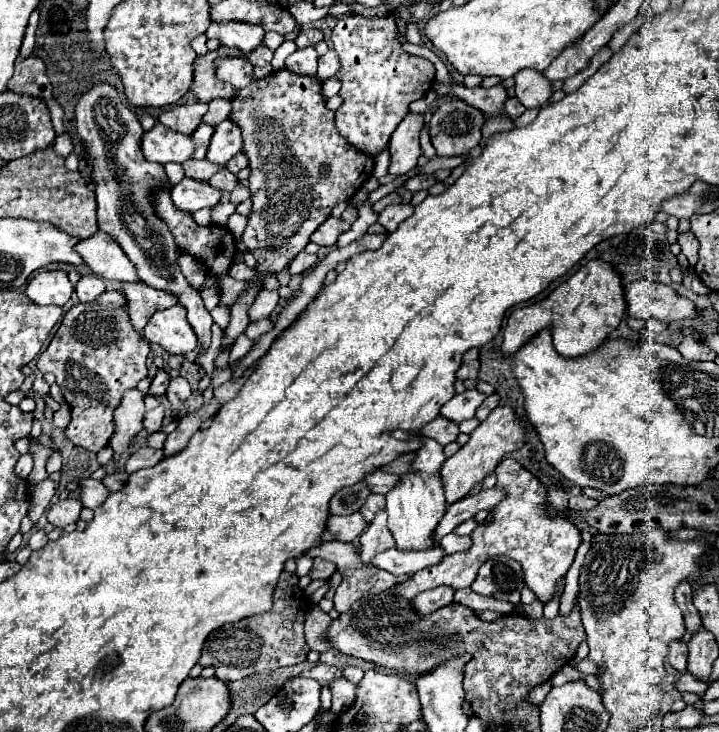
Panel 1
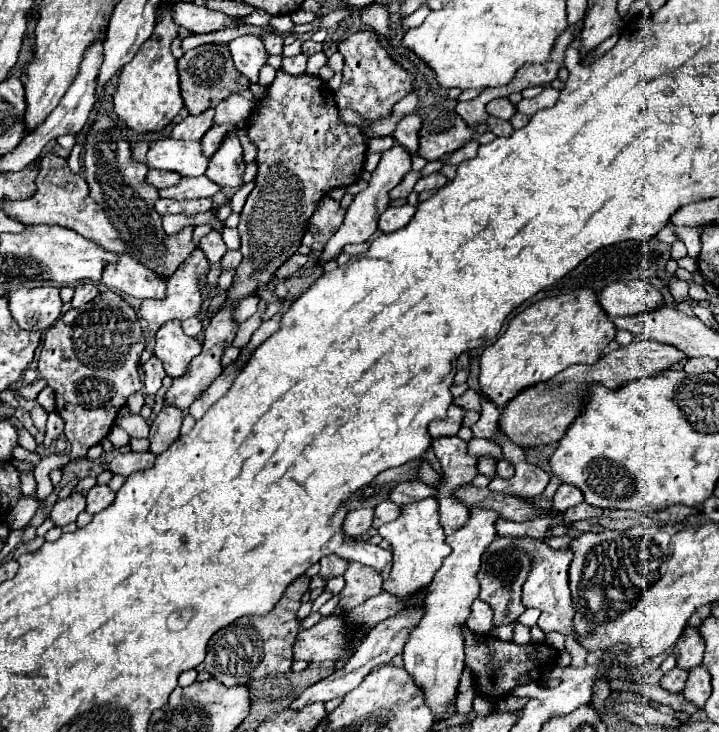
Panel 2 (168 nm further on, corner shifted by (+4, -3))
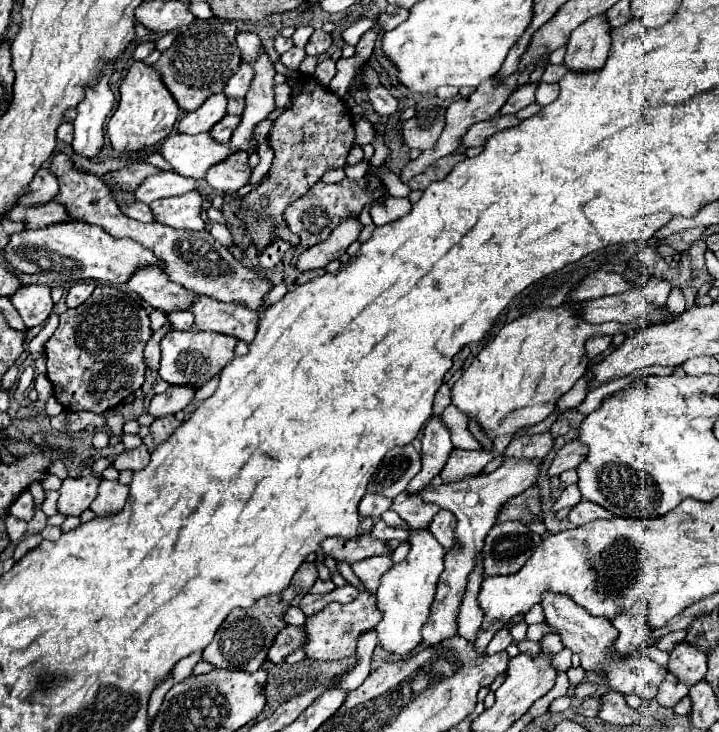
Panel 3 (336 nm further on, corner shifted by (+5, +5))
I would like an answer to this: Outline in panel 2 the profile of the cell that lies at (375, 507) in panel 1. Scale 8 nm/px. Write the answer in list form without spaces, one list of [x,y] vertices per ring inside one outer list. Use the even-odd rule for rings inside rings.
[[[384,500],[382,504],[378,504],[378,506],[374,508],[372,528],[374,528],[374,530],[378,530],[382,524],[386,524],[386,522],[394,520],[398,514],[400,514],[400,506],[398,506],[398,504],[394,504],[394,502],[390,502],[390,500]]]

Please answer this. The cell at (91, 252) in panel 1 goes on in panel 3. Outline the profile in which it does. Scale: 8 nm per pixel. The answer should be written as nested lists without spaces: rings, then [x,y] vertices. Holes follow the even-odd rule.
[[[153,266],[137,270],[127,282],[127,288],[137,292],[147,304],[163,310],[165,314],[175,310],[187,310],[197,298],[191,290],[171,282],[163,270]]]

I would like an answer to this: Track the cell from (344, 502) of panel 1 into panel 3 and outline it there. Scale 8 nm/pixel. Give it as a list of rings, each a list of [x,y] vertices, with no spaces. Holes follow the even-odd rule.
[[[407,444],[405,448],[393,448],[379,462],[375,476],[371,476],[367,492],[395,498],[407,488],[407,484],[419,472],[419,466],[421,466],[421,456],[411,444]]]

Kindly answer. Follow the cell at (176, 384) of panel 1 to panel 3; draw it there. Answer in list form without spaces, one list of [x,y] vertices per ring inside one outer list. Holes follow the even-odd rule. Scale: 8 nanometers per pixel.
[[[165,416],[165,418],[157,418],[151,424],[151,432],[149,436],[143,440],[143,444],[153,452],[159,444],[163,444],[177,428],[179,428],[179,420],[175,420],[175,416]]]

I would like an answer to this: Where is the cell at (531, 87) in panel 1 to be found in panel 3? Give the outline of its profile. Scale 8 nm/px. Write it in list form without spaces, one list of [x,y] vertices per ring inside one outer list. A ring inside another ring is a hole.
[[[539,84],[537,88],[537,104],[539,106],[547,106],[551,104],[553,100],[557,100],[559,96],[559,84]]]

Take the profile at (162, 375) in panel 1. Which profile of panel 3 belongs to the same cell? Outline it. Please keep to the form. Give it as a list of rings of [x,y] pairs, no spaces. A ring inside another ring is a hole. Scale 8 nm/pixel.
[[[165,322],[157,332],[153,332],[151,340],[147,342],[147,346],[145,346],[145,364],[147,364],[151,370],[157,370],[157,368],[159,368],[159,360],[161,360],[159,342],[161,342],[161,338],[163,338],[167,332],[171,332],[171,330],[173,330],[173,326],[171,326],[169,322]]]

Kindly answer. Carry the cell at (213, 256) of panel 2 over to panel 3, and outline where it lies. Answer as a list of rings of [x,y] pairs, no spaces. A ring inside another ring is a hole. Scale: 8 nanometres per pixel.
[[[191,190],[183,196],[163,198],[149,204],[155,222],[161,222],[171,228],[185,228],[185,230],[203,230],[205,222],[201,220],[201,196],[197,190]]]

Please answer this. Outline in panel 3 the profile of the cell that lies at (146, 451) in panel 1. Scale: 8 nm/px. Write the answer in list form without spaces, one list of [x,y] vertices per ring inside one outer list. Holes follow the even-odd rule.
[[[145,444],[135,450],[125,450],[113,460],[113,466],[117,470],[141,470],[147,464],[149,464],[149,450]]]

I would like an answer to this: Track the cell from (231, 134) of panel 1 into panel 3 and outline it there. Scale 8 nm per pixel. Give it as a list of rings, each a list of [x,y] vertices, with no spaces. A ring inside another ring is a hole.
[[[235,152],[225,162],[213,166],[207,172],[207,182],[211,188],[215,188],[219,192],[233,194],[239,188],[243,188],[245,184],[249,184],[251,172],[253,172],[253,168],[249,168],[249,164],[247,164],[247,152]]]

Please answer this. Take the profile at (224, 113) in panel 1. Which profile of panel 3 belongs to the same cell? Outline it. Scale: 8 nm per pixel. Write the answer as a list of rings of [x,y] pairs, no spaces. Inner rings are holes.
[[[243,60],[241,66],[239,66],[239,70],[235,72],[235,76],[231,76],[231,80],[227,82],[227,86],[225,86],[225,96],[227,96],[227,98],[245,96],[249,84],[251,84],[251,80],[253,80],[253,76],[255,76],[255,70],[251,68],[249,62]]]

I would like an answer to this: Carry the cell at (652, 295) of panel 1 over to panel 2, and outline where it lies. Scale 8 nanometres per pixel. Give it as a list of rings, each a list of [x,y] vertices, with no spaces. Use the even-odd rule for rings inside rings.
[[[646,280],[612,282],[600,292],[600,306],[610,318],[636,316],[642,312],[654,312],[664,306],[664,296],[658,288]]]

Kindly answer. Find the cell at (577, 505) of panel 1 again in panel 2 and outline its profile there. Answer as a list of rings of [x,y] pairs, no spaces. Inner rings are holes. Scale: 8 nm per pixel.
[[[586,502],[578,504],[578,506],[572,506],[564,512],[564,518],[574,522],[574,520],[586,520],[586,518],[592,518],[592,516],[600,516],[600,510],[602,508],[596,508],[596,506],[590,506]]]

